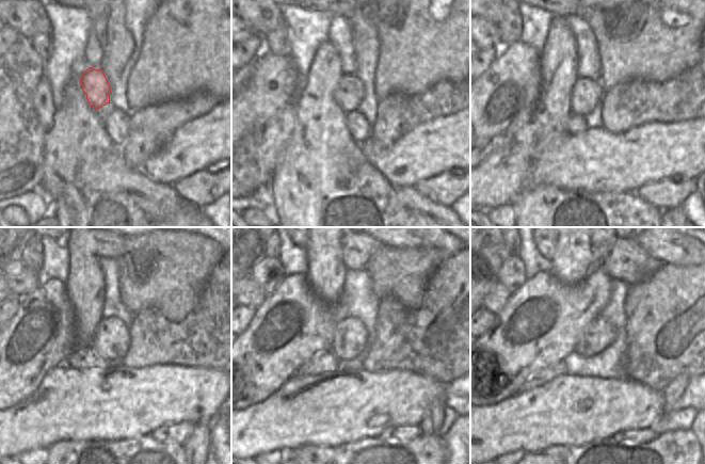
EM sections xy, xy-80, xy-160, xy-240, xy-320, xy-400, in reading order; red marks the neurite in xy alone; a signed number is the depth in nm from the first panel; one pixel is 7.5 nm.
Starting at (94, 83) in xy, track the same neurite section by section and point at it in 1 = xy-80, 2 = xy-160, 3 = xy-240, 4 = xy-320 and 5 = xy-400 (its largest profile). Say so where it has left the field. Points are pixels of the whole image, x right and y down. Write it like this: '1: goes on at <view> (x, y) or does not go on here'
1: goes on at xy-80 (349, 92)
2: goes on at xy-160 (587, 95)
3: goes on at xy-240 (110, 341)
4: goes on at xy-320 (350, 337)
5: goes on at xy-400 (601, 333)

